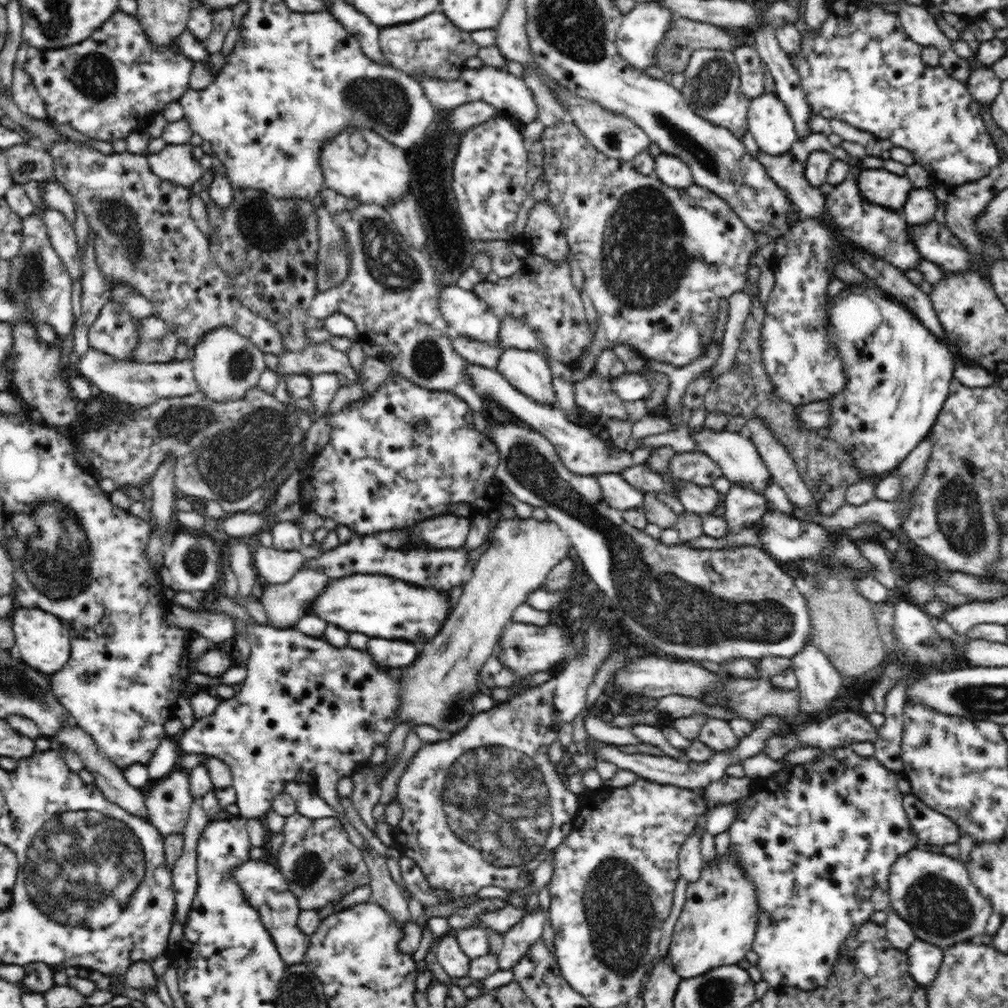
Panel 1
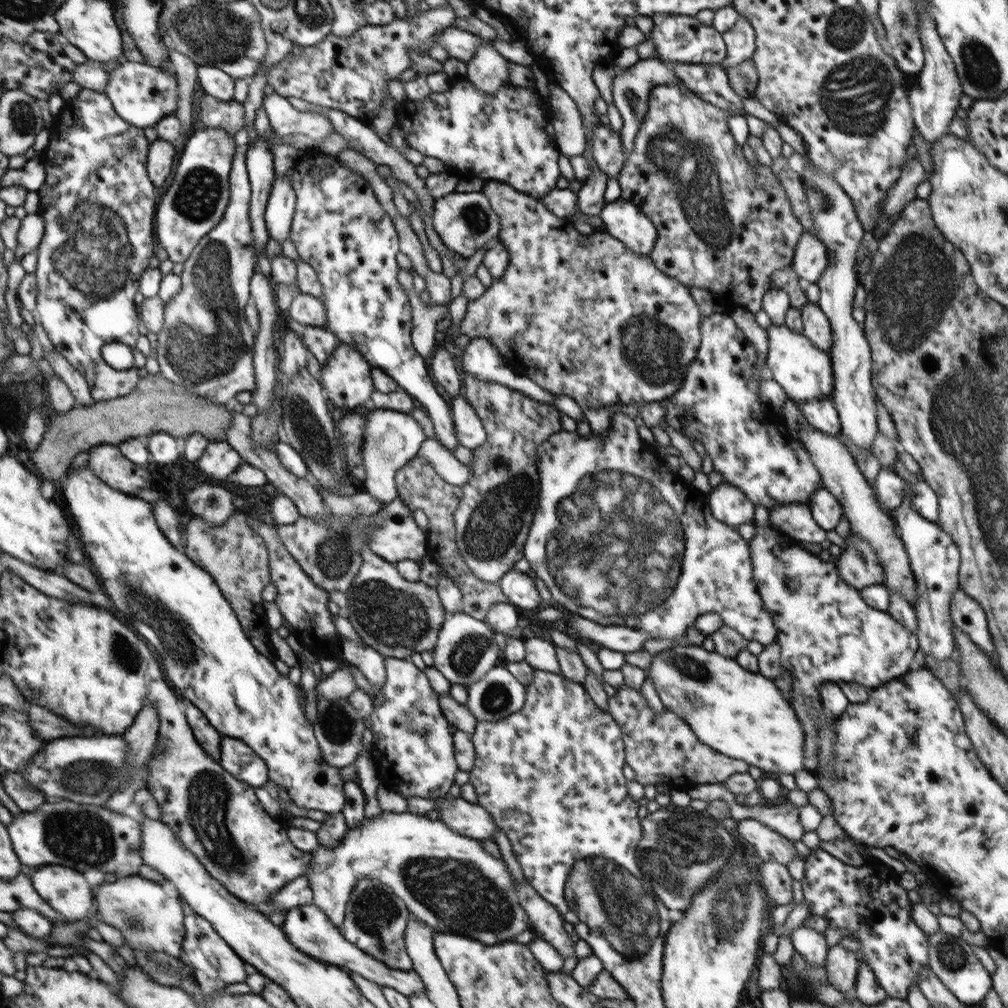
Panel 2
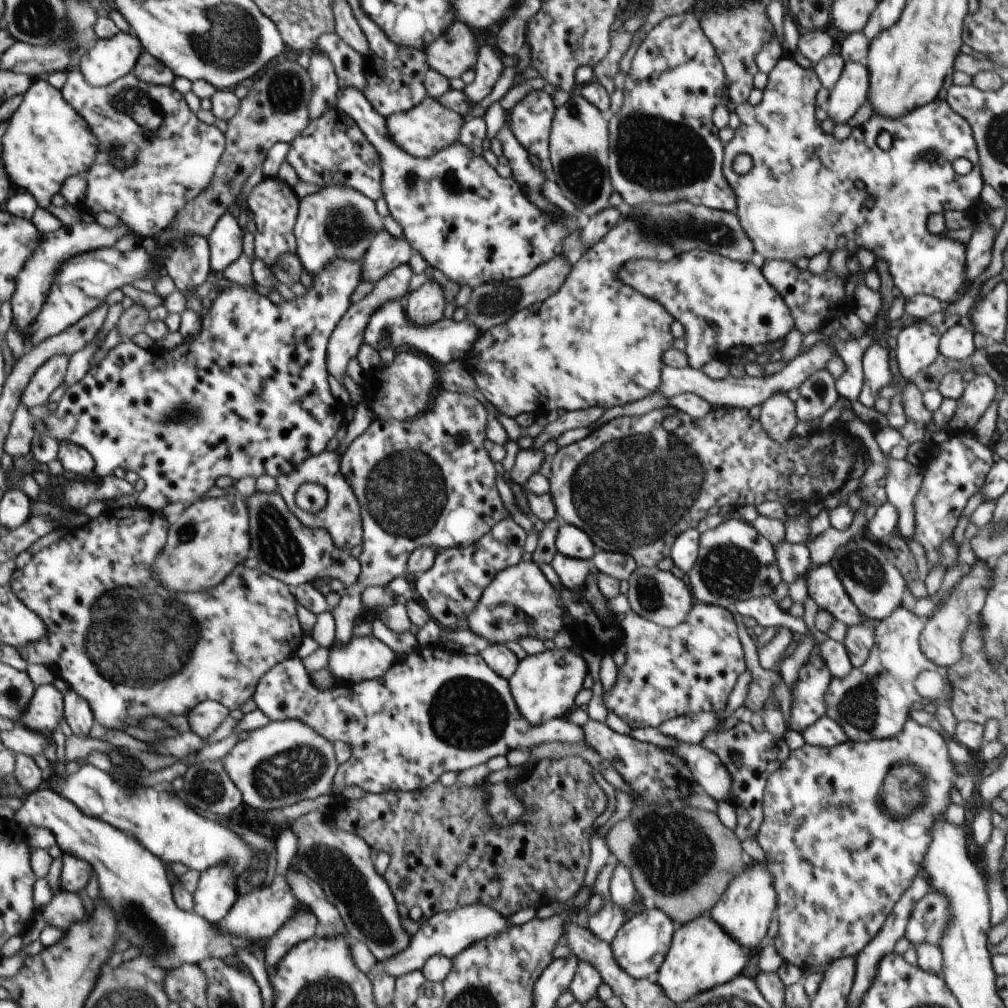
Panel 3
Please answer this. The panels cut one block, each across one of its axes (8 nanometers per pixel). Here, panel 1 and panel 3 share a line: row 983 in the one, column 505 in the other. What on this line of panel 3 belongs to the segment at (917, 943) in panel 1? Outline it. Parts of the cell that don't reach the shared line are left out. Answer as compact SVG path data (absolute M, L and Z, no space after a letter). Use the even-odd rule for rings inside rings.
M473 904L470 906L458 907L452 912L442 912L433 914L426 922L422 922L417 933L410 939L410 944L405 949L400 949L393 957L385 961L378 961L374 970L386 972L394 978L408 974L414 970L421 970L428 958L436 955L444 955L450 959L456 958L463 950L472 946L474 942L502 934L510 926L509 918L502 916L500 912L488 908L483 904Z

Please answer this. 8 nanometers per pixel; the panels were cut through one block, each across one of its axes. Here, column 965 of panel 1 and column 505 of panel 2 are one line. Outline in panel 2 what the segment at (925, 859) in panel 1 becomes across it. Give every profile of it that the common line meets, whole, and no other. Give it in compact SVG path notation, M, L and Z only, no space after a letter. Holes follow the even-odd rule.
M409 811L402 812L402 814L381 812L380 815L374 818L364 818L362 824L360 824L358 828L348 828L346 836L342 838L342 842L340 842L338 846L334 846L334 848L326 848L326 846L318 844L315 850L310 852L310 855L312 855L312 863L306 876L310 882L311 888L313 888L312 904L319 910L322 910L326 914L326 917L330 919L330 922L333 922L338 928L344 922L346 911L345 905L349 900L355 883L362 878L372 878L382 882L382 884L390 886L392 891L405 903L410 914L424 921L434 932L461 935L462 937L476 940L481 944L493 946L513 941L519 934L530 930L530 919L528 919L528 914L521 908L517 891L513 885L511 873L508 872L508 867L505 862L502 859L494 858L494 855L488 853L488 851L482 847L480 841L468 838L466 835L458 834L458 831L450 829L445 821L440 821L438 818L430 819L427 815L413 814Z

